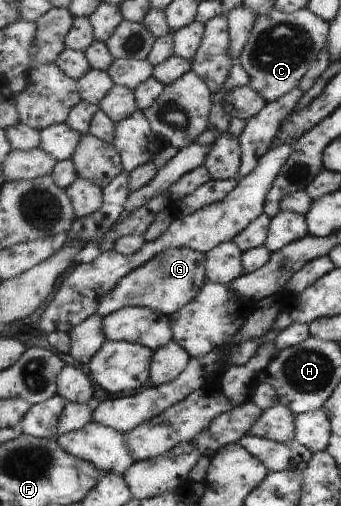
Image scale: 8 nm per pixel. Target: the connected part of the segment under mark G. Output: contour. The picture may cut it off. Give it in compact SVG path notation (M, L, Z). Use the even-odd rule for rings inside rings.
M189 247L170 248L156 254L148 263L129 273L112 292L105 295L100 301L97 313L105 317L128 306L142 306L173 316L185 305L196 300L209 280L207 263L204 261L206 257L207 254Z

